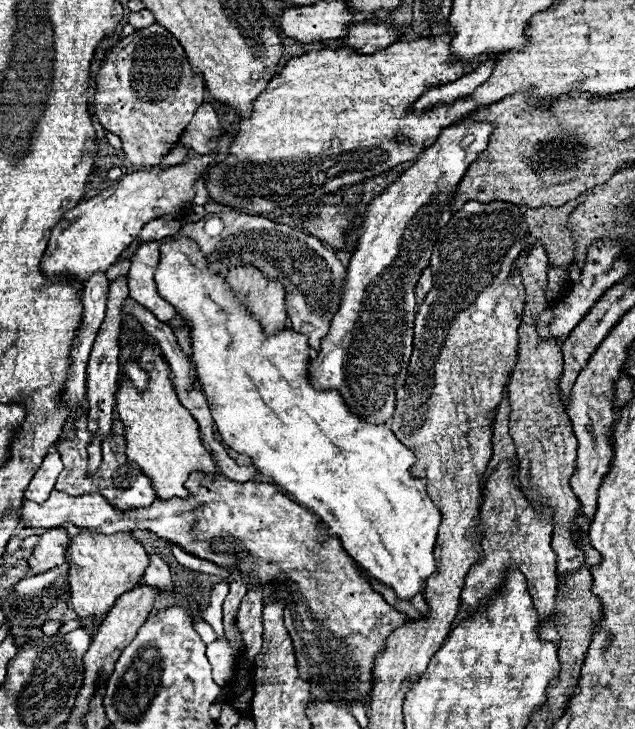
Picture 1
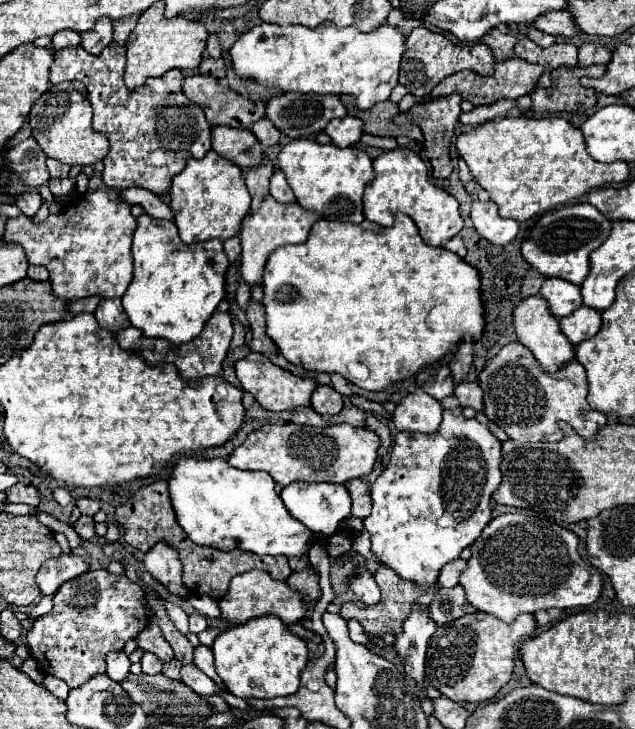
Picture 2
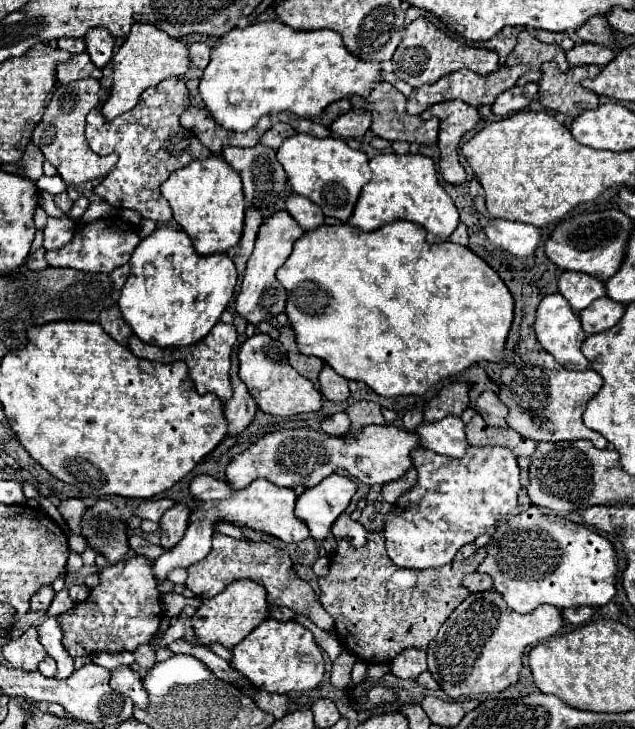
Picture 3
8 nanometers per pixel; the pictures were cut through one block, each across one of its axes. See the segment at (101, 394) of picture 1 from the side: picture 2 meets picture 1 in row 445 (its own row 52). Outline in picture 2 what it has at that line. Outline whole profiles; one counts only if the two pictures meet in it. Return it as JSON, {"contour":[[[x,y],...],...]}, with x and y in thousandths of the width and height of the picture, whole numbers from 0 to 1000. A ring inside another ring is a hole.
{"contour":[[[157,25],[151,36],[139,44],[126,47],[129,52],[129,66],[148,77],[154,77],[173,58],[176,58],[176,27]]]}

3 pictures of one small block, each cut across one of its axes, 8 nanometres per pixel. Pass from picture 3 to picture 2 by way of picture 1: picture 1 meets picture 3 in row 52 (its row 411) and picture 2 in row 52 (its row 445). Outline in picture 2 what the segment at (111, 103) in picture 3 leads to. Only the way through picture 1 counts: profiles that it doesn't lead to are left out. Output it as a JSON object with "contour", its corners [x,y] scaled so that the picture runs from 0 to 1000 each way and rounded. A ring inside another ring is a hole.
{"contour":[[[246,3],[239,5],[230,16],[220,19],[217,33],[211,38],[211,44],[205,47],[202,58],[198,58],[198,102],[195,102],[195,112],[202,118],[202,123],[214,123],[220,121],[230,107],[239,104],[255,104],[258,99],[271,96],[271,93],[283,93],[283,96],[306,96],[315,88],[318,71],[324,66],[324,52],[328,44],[315,30],[299,30],[293,25],[258,25],[258,5]]]}

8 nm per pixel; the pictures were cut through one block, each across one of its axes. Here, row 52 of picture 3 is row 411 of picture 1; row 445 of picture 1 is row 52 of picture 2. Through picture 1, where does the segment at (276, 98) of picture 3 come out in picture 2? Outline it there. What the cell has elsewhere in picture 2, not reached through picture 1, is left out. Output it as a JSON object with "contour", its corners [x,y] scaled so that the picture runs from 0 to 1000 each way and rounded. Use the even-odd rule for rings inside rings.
{"contour":[[[510,30],[498,38],[485,36],[441,36],[441,33],[406,33],[397,41],[384,44],[369,63],[359,69],[359,82],[369,104],[387,118],[391,112],[403,112],[419,121],[435,121],[438,126],[476,126],[476,129],[557,129],[564,132],[564,148],[580,151],[592,140],[611,137],[617,121],[627,115],[627,93],[630,80],[636,74],[639,52],[620,36],[598,36],[589,44],[570,47],[567,41],[548,36],[529,36],[523,30]]]}

